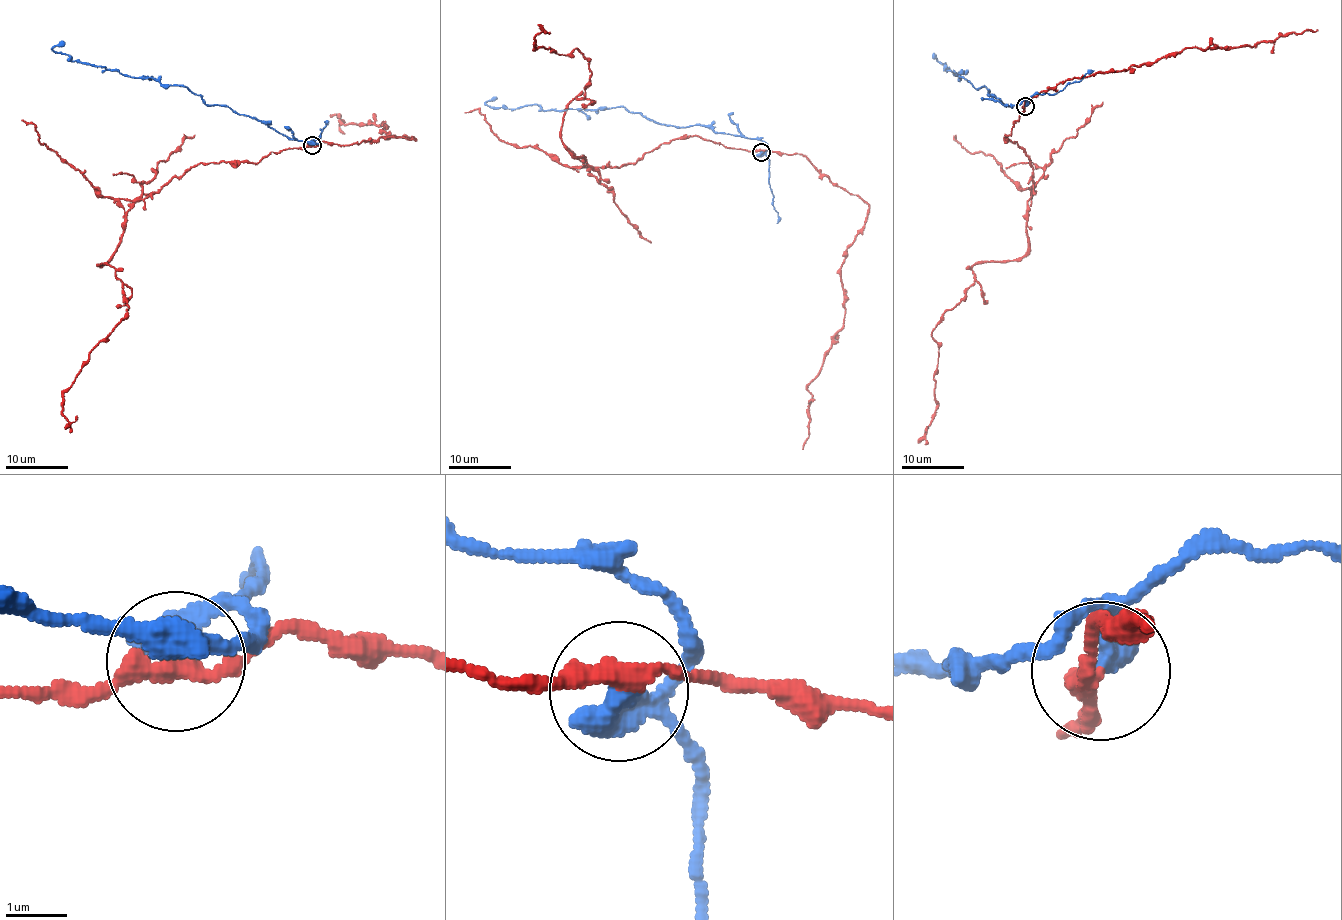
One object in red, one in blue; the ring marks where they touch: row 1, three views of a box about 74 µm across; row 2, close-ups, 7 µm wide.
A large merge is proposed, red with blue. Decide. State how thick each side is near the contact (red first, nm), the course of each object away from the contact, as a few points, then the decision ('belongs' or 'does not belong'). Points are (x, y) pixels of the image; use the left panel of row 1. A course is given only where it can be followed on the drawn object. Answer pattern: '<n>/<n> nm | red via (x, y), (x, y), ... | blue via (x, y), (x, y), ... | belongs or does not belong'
300/500 nm | red via (311, 145), (191, 166), (134, 203), (98, 265), (129, 308), (63, 393), (63, 415), (77, 415) | blue via (311, 145), (320, 141), (288, 139), (266, 122), (207, 104), (185, 86), (124, 76), (52, 49), (65, 42) | does not belong

